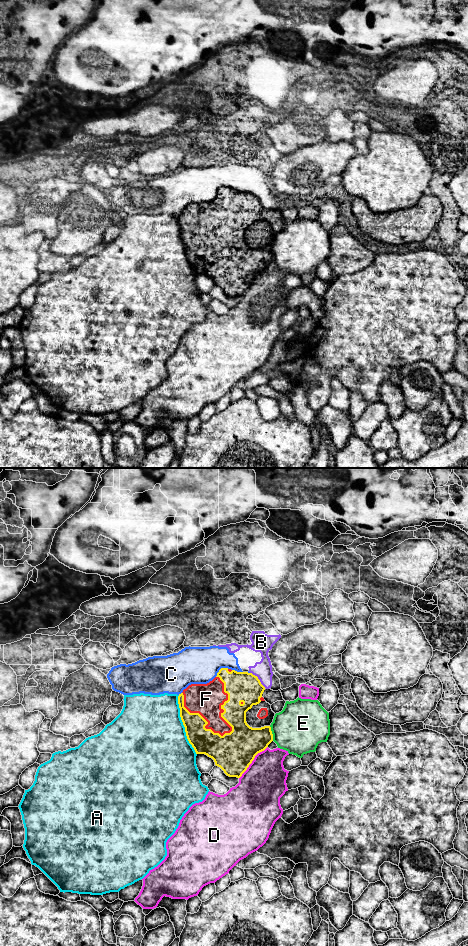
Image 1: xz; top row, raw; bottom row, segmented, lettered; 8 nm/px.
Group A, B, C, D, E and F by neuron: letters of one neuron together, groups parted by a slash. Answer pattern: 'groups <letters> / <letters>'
groups A / B C / D / E / F

